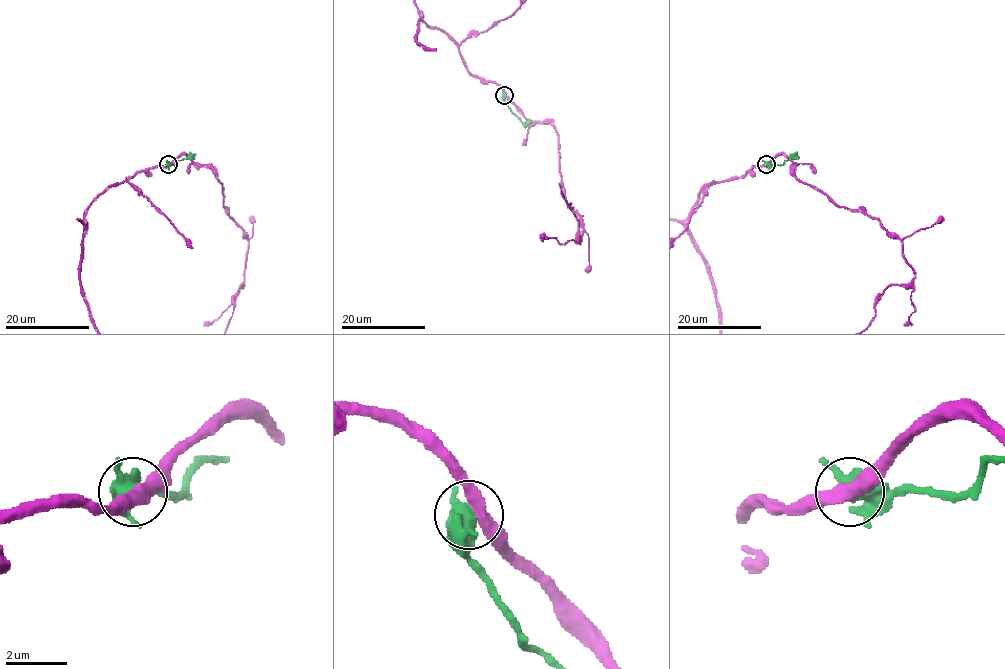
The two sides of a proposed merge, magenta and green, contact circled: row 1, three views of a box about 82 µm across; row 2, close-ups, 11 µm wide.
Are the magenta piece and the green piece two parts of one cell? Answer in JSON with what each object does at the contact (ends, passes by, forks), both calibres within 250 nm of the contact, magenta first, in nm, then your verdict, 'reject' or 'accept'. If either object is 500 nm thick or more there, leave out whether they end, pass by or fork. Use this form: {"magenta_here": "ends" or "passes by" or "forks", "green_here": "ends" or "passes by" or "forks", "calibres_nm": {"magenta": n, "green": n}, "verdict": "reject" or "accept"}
{"calibres_nm": {"magenta": 420, "green": 550}, "verdict": "reject"}

